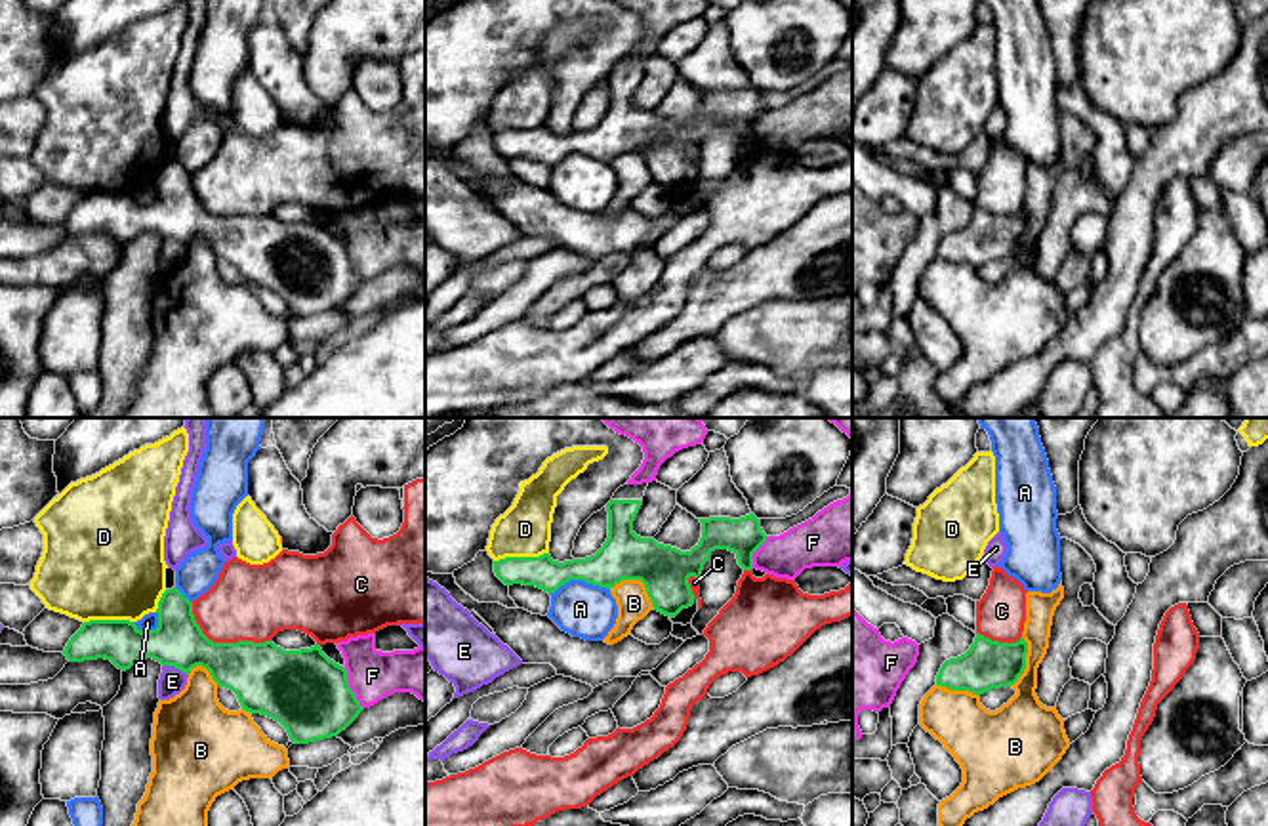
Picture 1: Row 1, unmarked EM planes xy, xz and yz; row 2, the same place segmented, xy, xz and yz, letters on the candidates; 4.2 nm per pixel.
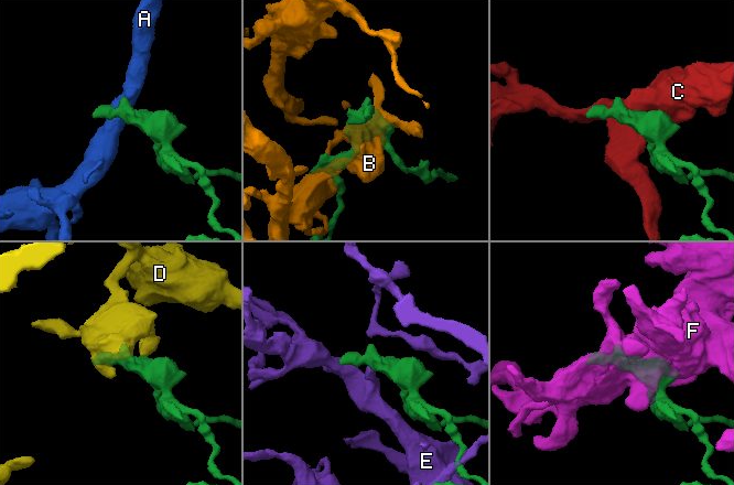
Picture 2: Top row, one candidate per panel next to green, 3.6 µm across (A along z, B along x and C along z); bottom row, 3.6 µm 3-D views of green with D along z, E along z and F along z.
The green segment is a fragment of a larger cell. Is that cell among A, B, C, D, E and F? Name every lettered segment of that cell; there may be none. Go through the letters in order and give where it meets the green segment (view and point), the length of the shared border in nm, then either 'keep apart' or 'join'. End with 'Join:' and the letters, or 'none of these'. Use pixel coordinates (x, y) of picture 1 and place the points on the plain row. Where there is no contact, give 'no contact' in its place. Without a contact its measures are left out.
A: xz (578, 151) | 260 nm | keep apart
B: xz (639, 151) | 220 nm | keep apart
C: xy (224, 216) | 380 nm | keep apart
D: xz (521, 130) | 240 nm | keep apart
E: xy (176, 239) | 120 nm | keep apart
F: xy (349, 262) | 190 nm | keep apart
Join: none of these

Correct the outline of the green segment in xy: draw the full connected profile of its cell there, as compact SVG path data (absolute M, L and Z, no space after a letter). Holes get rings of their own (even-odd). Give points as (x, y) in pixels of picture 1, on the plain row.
M166 162L158 174L158 200L141 204L130 193L90 193L71 210L63 227L69 235L105 231L126 244L141 233L153 231L162 238L174 238L187 248L202 238L217 259L233 263L250 286L261 286L278 294L292 315L309 317L337 309L364 282L349 259L347 242L330 233L320 217L299 223L284 223L273 214L214 216L193 187L193 176L177 162Z

